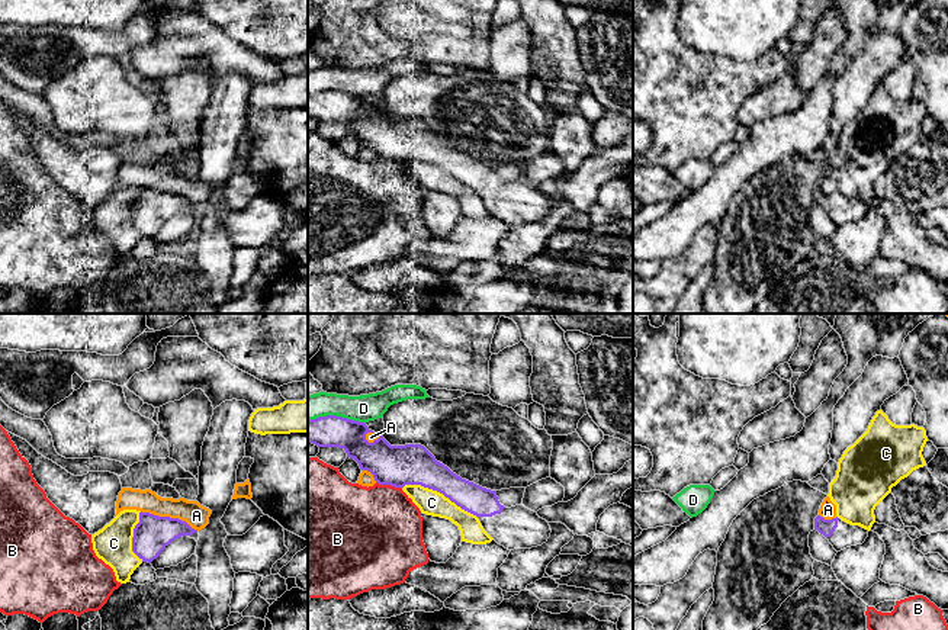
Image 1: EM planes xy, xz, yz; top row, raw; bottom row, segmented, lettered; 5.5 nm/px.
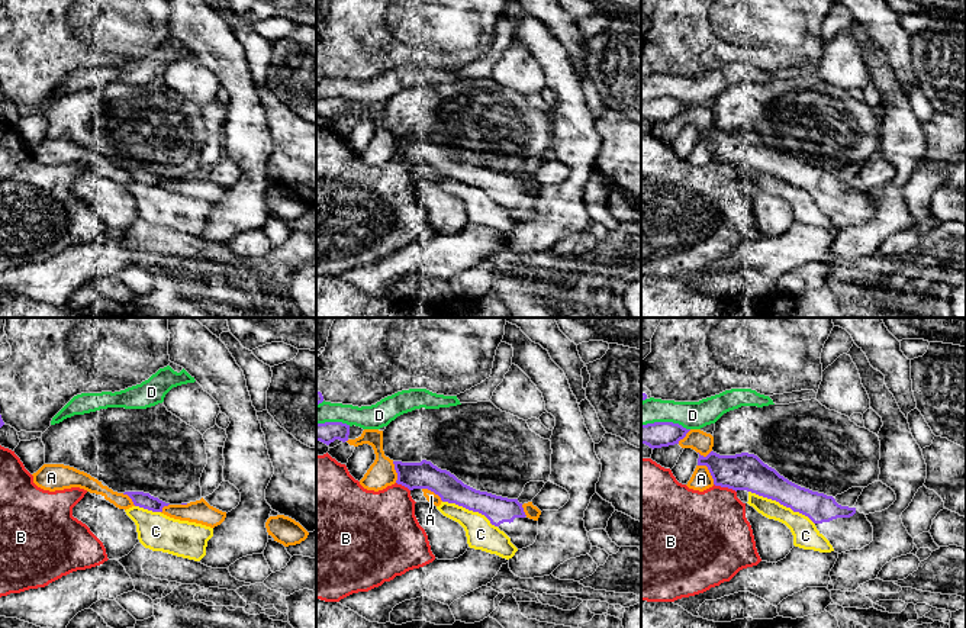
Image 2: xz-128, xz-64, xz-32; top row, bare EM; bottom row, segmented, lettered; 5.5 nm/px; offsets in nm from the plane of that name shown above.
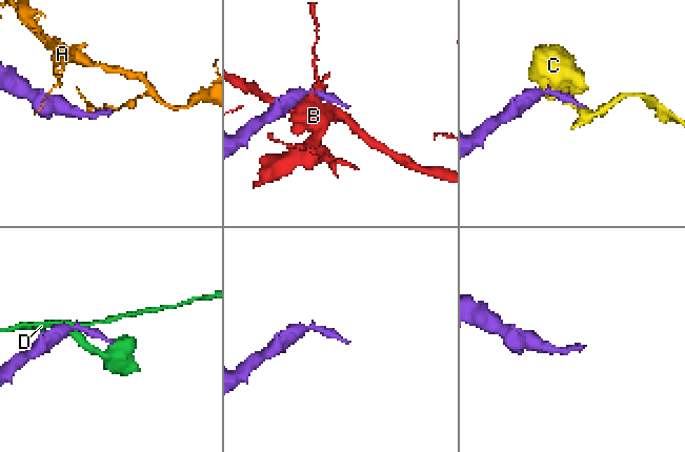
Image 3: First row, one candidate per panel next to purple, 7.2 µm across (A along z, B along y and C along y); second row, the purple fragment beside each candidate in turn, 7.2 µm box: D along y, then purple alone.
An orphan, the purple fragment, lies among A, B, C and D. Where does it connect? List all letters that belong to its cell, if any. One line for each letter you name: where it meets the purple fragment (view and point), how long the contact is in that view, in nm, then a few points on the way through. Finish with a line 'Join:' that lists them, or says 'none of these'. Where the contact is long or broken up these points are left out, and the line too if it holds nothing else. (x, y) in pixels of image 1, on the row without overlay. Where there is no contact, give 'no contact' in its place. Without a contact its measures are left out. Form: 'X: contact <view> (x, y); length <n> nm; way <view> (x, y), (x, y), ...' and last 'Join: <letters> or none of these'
Join: none of these

